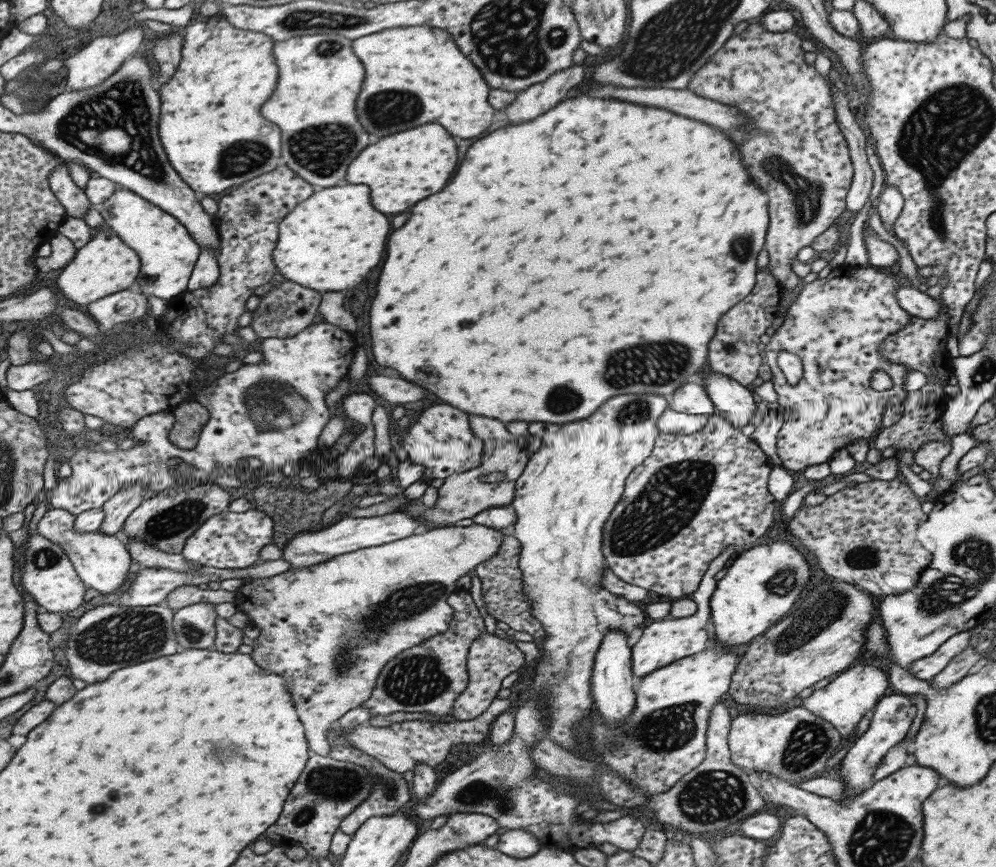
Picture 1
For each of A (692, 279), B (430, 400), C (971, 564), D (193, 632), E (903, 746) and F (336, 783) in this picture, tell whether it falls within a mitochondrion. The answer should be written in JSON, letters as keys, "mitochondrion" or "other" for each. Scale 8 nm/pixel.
{"A":"other","B":"other","C":"mitochondrion","D":"mitochondrion","E":"other","F":"mitochondrion"}

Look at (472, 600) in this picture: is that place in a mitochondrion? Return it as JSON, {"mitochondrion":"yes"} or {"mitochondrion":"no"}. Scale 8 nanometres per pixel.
{"mitochondrion":"no"}

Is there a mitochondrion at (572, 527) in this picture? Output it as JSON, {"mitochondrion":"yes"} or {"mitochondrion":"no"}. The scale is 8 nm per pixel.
{"mitochondrion":"no"}

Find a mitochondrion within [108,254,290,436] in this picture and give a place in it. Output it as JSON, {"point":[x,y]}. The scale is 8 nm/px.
{"point":[151,278]}

